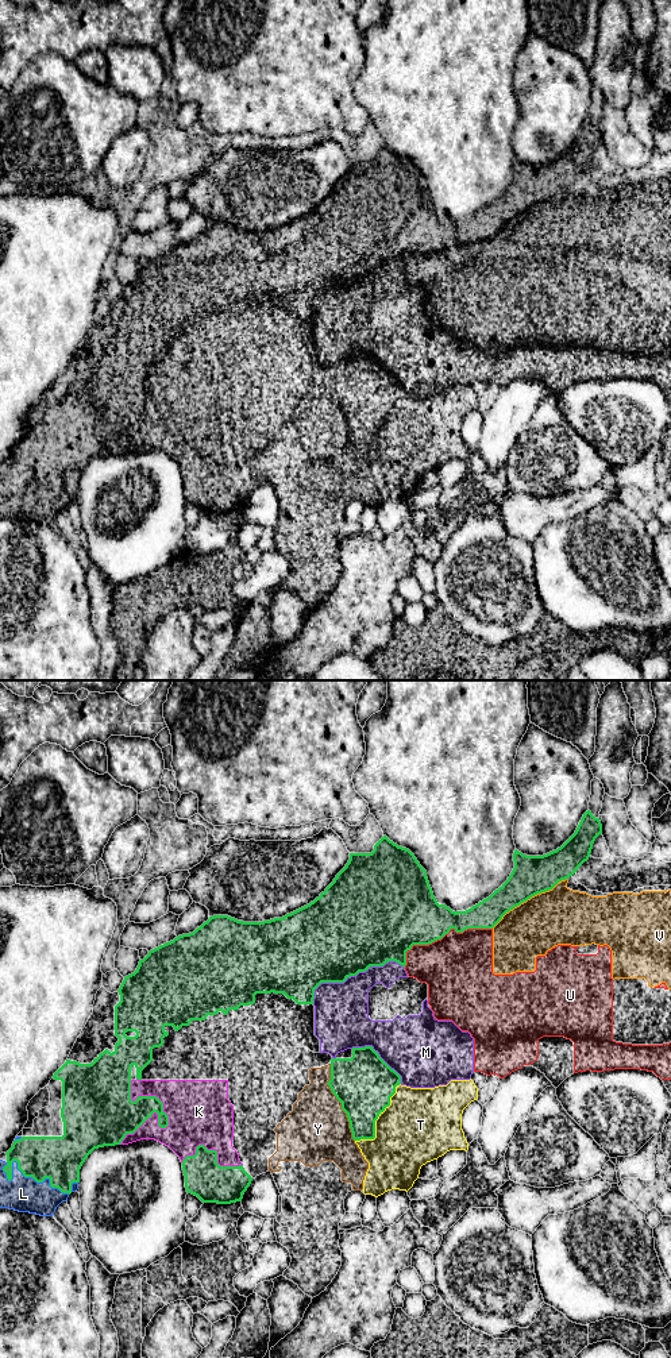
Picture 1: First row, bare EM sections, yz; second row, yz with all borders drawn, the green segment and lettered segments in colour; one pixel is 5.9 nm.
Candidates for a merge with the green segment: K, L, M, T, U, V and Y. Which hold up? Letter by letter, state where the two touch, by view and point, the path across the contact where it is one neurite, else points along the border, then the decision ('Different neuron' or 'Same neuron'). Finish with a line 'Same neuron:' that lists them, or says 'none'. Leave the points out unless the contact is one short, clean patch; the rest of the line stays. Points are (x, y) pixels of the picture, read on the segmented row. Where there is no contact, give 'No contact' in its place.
K: Touches green at yz (168, 1119). Same neuron
L: Touches green at yz (26, 1176). Same neuron
M: Touches green at yz (353, 975). Different neuron
T: Touches green at yz (377, 1118). Same neuron
U: Touches green at yz (442, 937). Different neuron
V: Touches green at yz (528, 898). Different neuron
Y: Touches green at yz (340, 1102). Same neuron
Same neuron: K, L, T, Y

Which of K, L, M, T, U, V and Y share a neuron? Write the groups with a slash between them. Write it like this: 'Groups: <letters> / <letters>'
Groups: K L T Y / M U V

